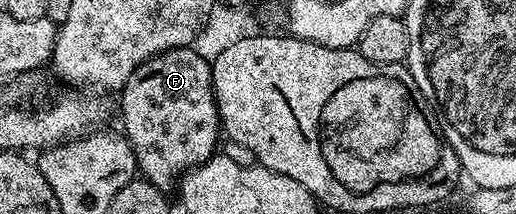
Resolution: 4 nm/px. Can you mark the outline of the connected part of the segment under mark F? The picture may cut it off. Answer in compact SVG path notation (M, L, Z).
M193 47L169 49L144 61L142 65L135 67L135 71L131 71L131 79L127 79L127 83L119 91L120 128L131 143L140 176L162 191L169 191L172 185L174 188L190 169L214 156L219 149L217 136L220 138L223 133L221 116L217 113L213 94L213 70L210 62L204 61L195 50Z

